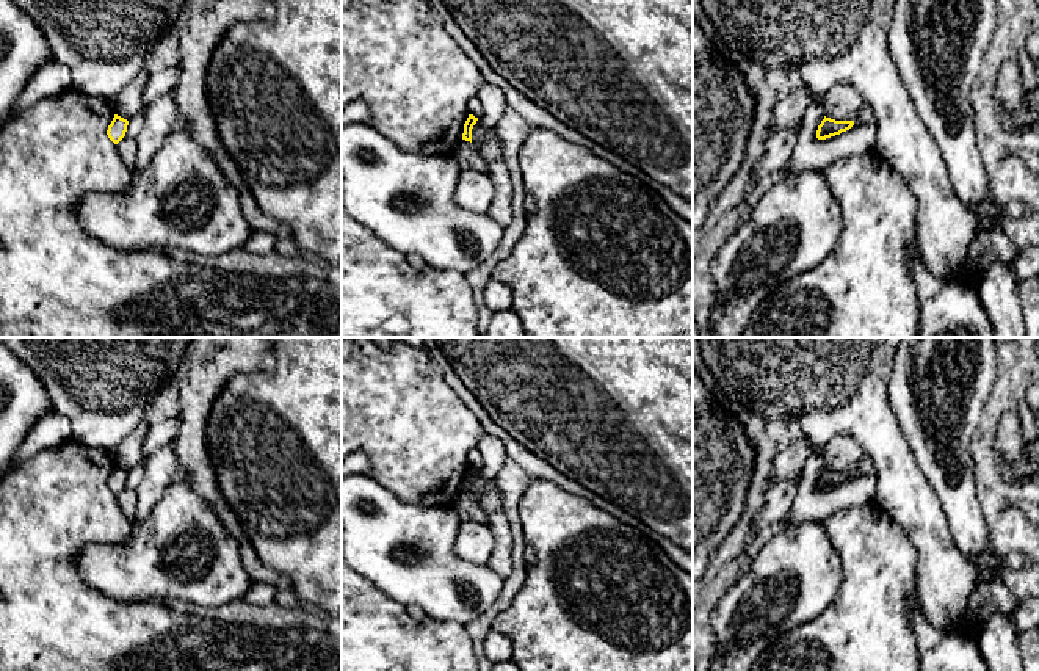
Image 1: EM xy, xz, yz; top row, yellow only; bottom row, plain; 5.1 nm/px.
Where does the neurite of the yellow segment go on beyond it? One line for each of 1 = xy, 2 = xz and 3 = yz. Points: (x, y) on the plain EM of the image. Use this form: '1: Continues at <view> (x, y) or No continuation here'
1: No continuation here
2: No continuation here
3: No continuation here

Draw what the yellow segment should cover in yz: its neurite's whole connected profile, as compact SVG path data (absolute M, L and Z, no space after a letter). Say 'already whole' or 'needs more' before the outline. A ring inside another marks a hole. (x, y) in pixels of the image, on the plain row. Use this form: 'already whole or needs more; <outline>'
already whole; M826 469L821 472L816 481L818 491L826 491L835 486L840 486L842 483L849 481L854 477L854 472L835 472L831 469Z

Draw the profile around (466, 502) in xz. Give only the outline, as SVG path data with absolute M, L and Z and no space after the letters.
M461 491L456 497L456 500L451 505L453 510L465 511L472 520L478 520L481 524L487 524L487 513L486 510L480 505L480 502L465 491Z

